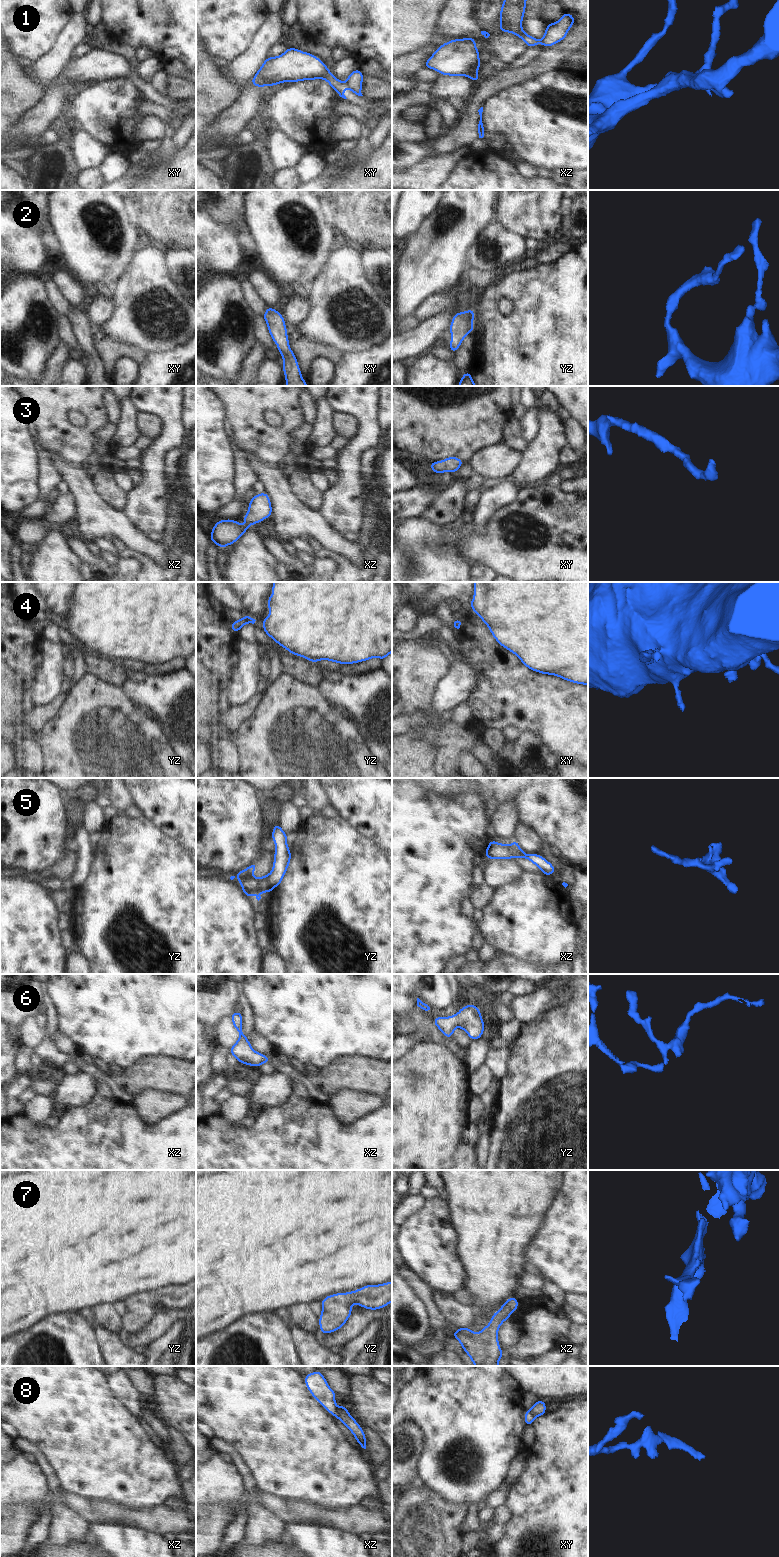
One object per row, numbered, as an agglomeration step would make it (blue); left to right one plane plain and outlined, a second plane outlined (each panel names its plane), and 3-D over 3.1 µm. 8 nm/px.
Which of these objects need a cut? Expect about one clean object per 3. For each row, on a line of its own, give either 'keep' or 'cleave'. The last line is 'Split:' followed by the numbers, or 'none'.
1: cleave
2: keep
3: keep
4: keep
5: keep
6: keep
7: keep
8: cleave
Split: 1, 8

